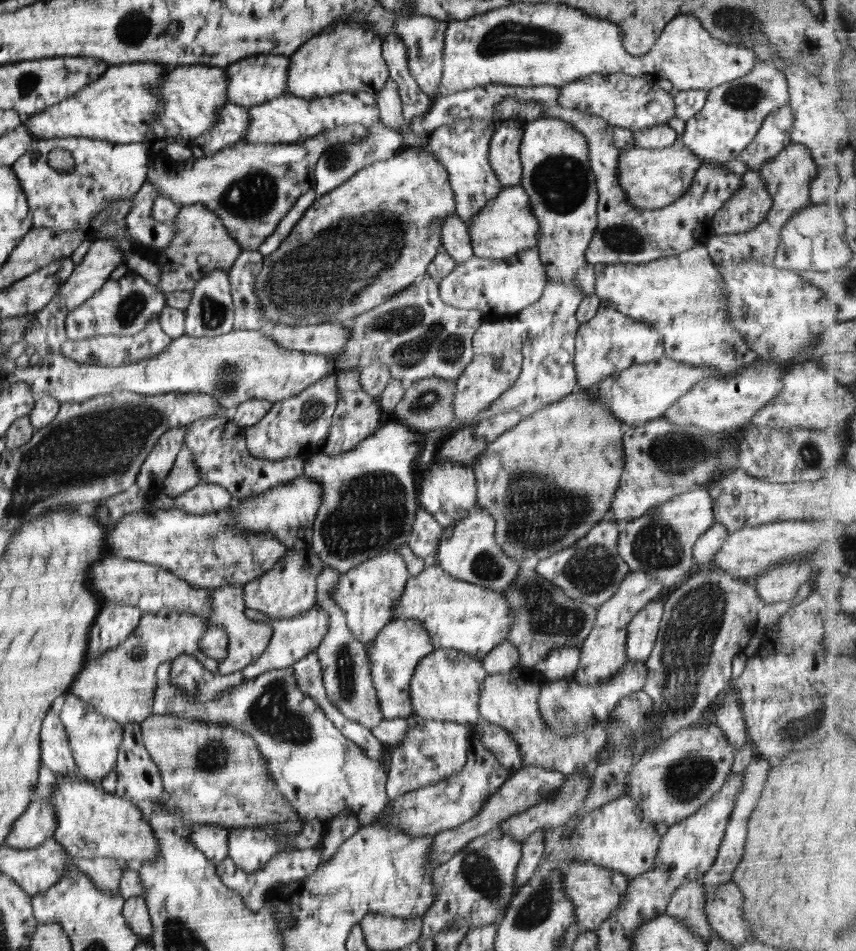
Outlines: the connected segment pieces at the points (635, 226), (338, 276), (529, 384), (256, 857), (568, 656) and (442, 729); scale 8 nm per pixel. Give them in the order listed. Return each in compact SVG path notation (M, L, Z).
M554 86L521 87L517 93L517 99L520 101L538 102L544 106L544 112L540 117L560 118L568 122L587 141L588 163L594 174L598 194L596 227L584 250L584 260L591 266L598 263L647 263L661 257L675 256L697 245L704 246L713 234L712 216L715 211L742 185L740 175L728 173L722 168L721 163L702 162L694 172L689 188L675 202L662 209L634 207L618 185L618 149L612 145L612 136L606 120L600 116L559 106L556 102L558 88Z
M403 147L386 161L375 161L355 172L343 184L322 194L307 207L303 216L295 223L291 232L280 242L280 245L261 262L262 270L255 277L255 298L259 300L261 314L273 324L285 326L317 326L319 323L348 323L359 314L363 314L386 302L396 293L409 287L417 276L424 276L431 259L440 251L441 229L444 220L455 210L454 194L448 183L448 174L440 162L427 149Z
M550 285L536 302L523 308L515 315L493 317L482 322L475 330L471 340L474 355L492 355L503 358L509 349L517 349L522 356L520 373L515 382L502 392L489 408L477 416L479 422L483 417L495 416L506 411L514 411L521 419L535 414L537 410L549 404L559 402L563 396L577 389L574 371L574 337L579 323L575 312L583 294L579 288L568 285Z
M228 829L227 856L243 872L263 868L278 852L289 851L272 835L272 829Z
M567 646L549 651L533 668L539 671L545 681L573 678L578 665L579 647Z
M415 713L405 717L405 720L408 726L404 739L393 746L389 756L389 772L386 774L385 784L388 799L449 779L466 762L470 729L468 725L447 720L433 720Z

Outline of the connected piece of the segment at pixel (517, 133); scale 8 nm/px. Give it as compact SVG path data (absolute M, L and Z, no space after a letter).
M499 121L491 135L488 161L502 187L520 184L522 166L518 146L522 137L521 124Z

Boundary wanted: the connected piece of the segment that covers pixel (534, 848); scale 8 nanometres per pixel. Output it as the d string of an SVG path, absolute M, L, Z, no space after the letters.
M537 828L520 841L520 859L517 865L515 881L513 881L513 895L517 894L517 890L525 882L529 882L529 878L533 876L533 871L543 858L544 829Z

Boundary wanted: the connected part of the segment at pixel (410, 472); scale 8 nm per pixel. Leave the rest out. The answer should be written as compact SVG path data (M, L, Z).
M388 419L381 423L373 434L347 452L327 456L317 449L304 460L303 474L318 482L324 492L312 522L309 545L323 565L344 573L366 560L375 558L378 554L398 551L399 547L406 543L416 510L419 508L416 495L420 470L416 467L416 460L423 444L421 433L398 421Z

